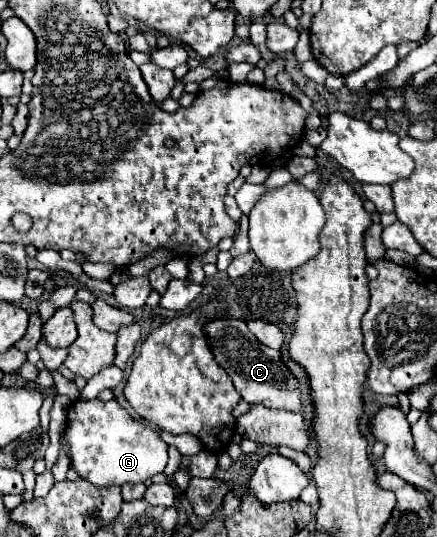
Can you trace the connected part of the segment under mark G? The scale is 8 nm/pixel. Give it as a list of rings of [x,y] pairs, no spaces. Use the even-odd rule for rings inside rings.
[[[78,399],[68,407],[68,423],[66,423],[66,443],[70,445],[70,469],[74,469],[82,479],[90,481],[96,487],[108,485],[124,485],[124,483],[140,483],[150,479],[156,473],[162,473],[168,463],[168,445],[160,439],[158,431],[152,427],[132,419],[114,399],[100,401],[100,399]]]

